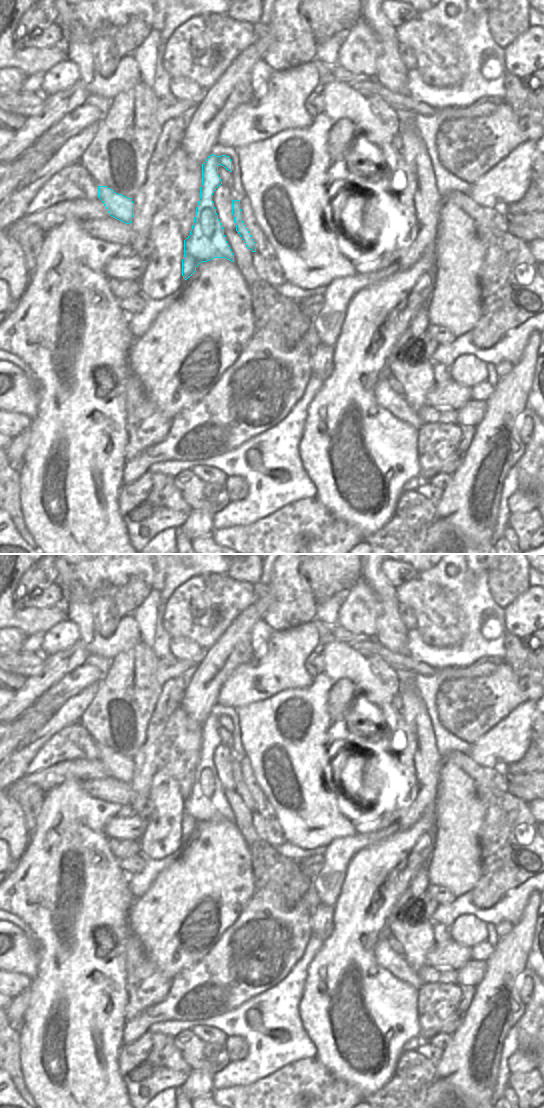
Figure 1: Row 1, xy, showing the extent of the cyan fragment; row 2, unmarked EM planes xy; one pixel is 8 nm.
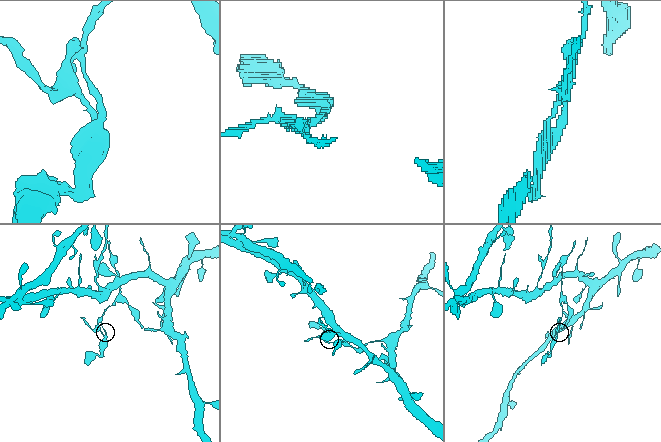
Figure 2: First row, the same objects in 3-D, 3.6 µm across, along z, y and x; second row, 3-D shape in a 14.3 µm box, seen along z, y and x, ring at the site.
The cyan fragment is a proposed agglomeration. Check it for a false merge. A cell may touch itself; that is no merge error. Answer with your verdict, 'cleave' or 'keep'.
keep

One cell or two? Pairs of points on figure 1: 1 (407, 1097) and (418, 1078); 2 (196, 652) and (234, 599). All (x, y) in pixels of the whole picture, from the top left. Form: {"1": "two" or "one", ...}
{"1": "one", "2": "two"}

